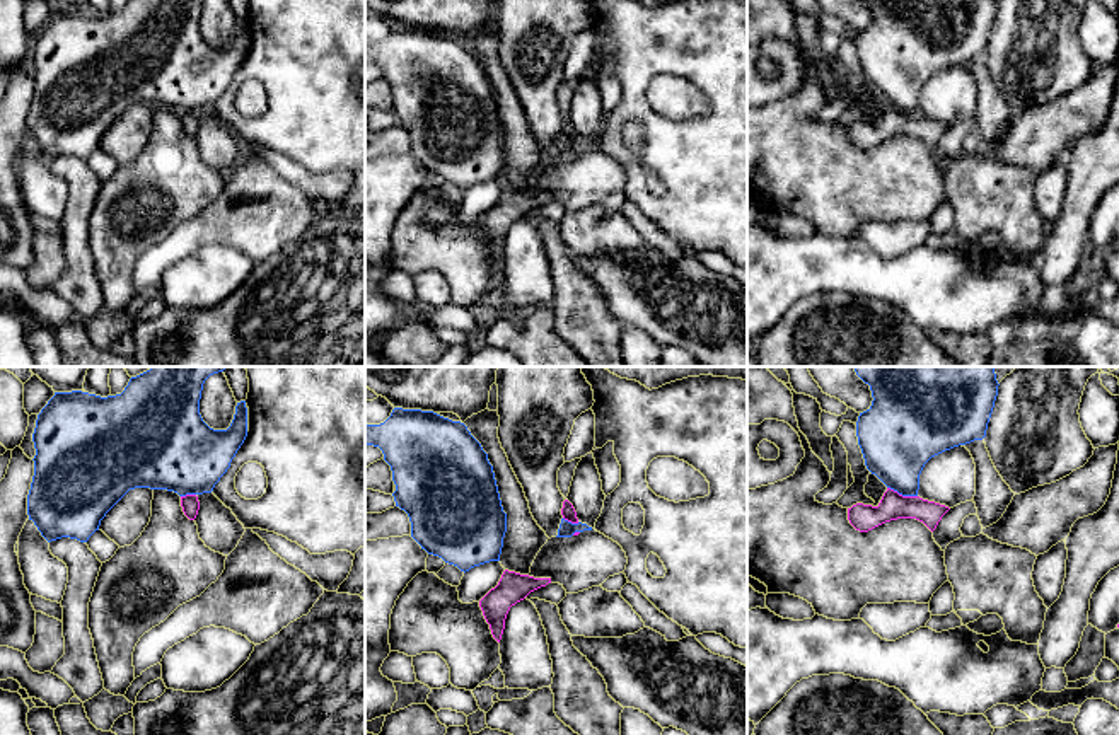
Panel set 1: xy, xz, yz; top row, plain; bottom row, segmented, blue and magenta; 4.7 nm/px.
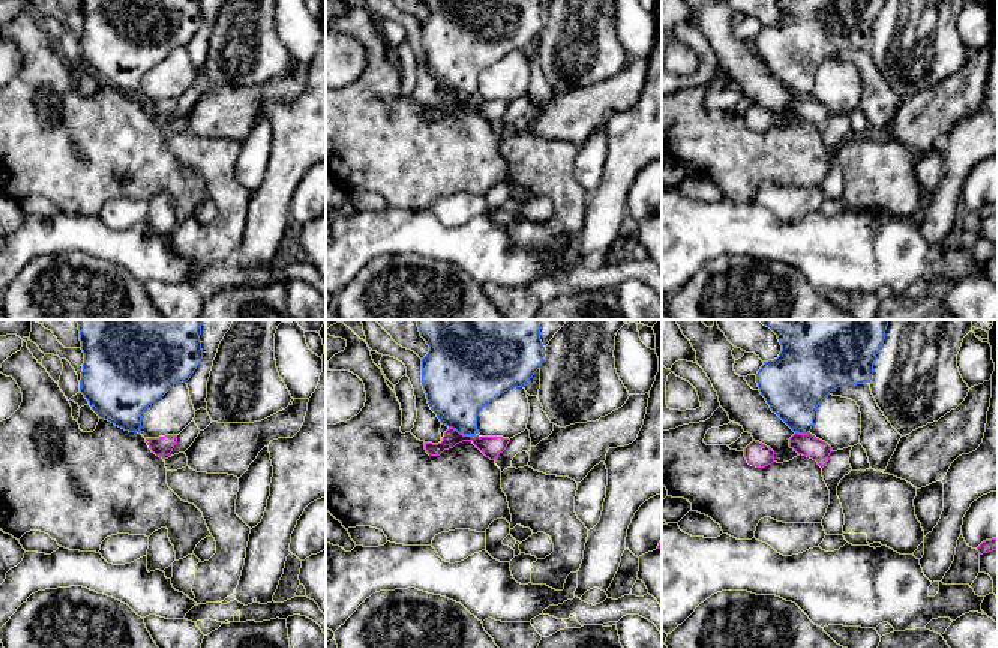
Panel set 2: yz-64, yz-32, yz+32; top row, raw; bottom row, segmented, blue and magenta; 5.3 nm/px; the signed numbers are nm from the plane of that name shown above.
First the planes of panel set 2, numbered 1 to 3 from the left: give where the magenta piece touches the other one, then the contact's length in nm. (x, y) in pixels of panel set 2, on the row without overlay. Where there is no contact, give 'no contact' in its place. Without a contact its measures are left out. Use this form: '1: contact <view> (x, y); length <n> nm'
1: no contact
2: contact yz-32 (462, 98); length 150 nm
3: contact yz+32 (802, 96); length 70 nm

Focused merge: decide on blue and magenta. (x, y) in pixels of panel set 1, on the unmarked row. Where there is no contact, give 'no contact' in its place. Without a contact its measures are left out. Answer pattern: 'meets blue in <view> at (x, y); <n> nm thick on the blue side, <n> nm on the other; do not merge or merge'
meets blue in yz at (903, 113); 340 nm thick on the blue side, 130 nm on the other; do not merge

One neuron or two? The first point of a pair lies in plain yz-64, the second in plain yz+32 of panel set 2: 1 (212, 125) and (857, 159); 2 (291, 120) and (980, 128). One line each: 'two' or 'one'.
1: two
2: one

